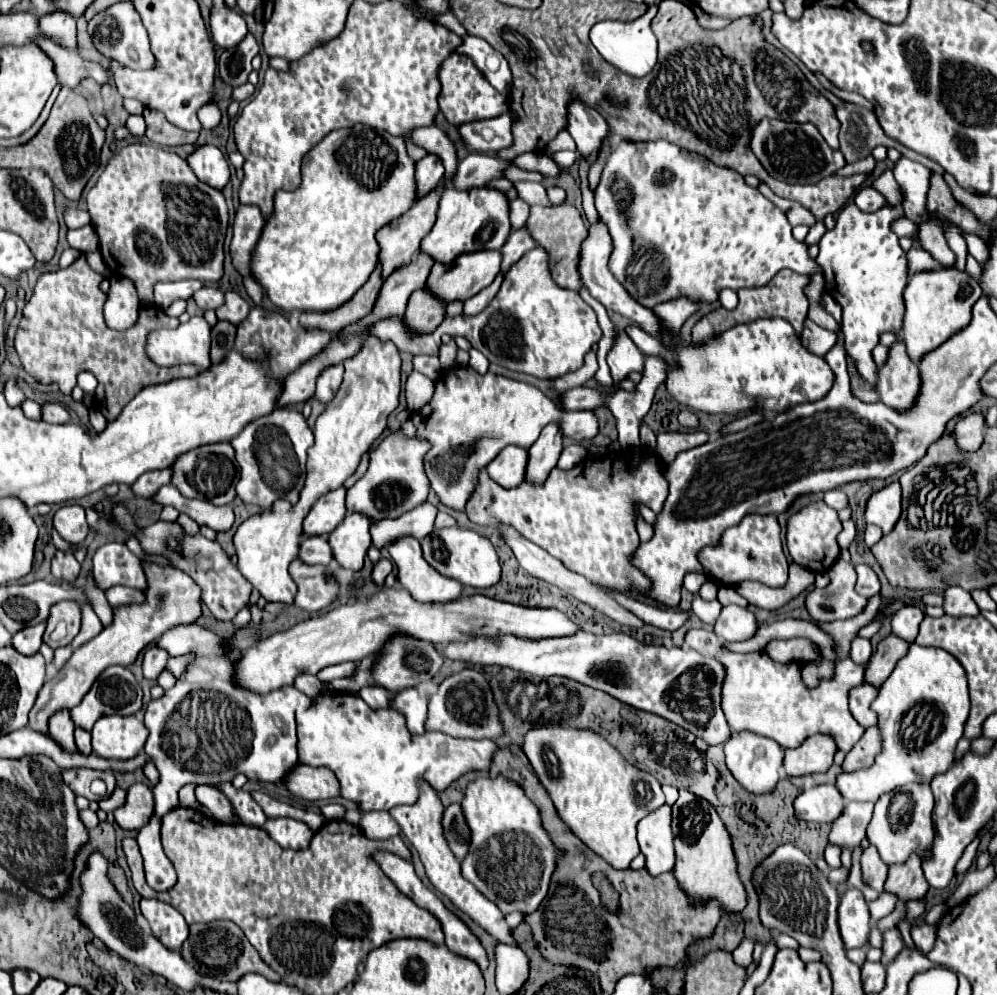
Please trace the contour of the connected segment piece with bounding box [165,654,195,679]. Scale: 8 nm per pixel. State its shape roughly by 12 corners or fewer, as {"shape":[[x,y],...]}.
{"shape":[[194,654],[169,658],[168,669],[178,679]]}

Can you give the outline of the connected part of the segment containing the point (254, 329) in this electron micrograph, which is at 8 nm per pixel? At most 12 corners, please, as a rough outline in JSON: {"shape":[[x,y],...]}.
{"shape":[[254,307],[234,349],[286,377],[340,335]]}

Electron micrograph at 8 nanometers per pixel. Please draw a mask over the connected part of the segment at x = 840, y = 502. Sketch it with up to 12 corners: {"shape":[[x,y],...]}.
{"shape":[[840,489],[824,493],[826,501],[836,511],[848,507],[848,497]]}

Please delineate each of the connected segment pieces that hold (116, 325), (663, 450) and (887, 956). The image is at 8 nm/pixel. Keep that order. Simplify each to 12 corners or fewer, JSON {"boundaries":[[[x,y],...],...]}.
{"boundaries":[[[110,277],[106,325],[116,331],[136,323],[140,301],[134,283]],[[706,431],[660,433],[656,455],[672,463],[678,453],[706,443]],[[898,927],[884,931],[884,965],[904,949]]]}

